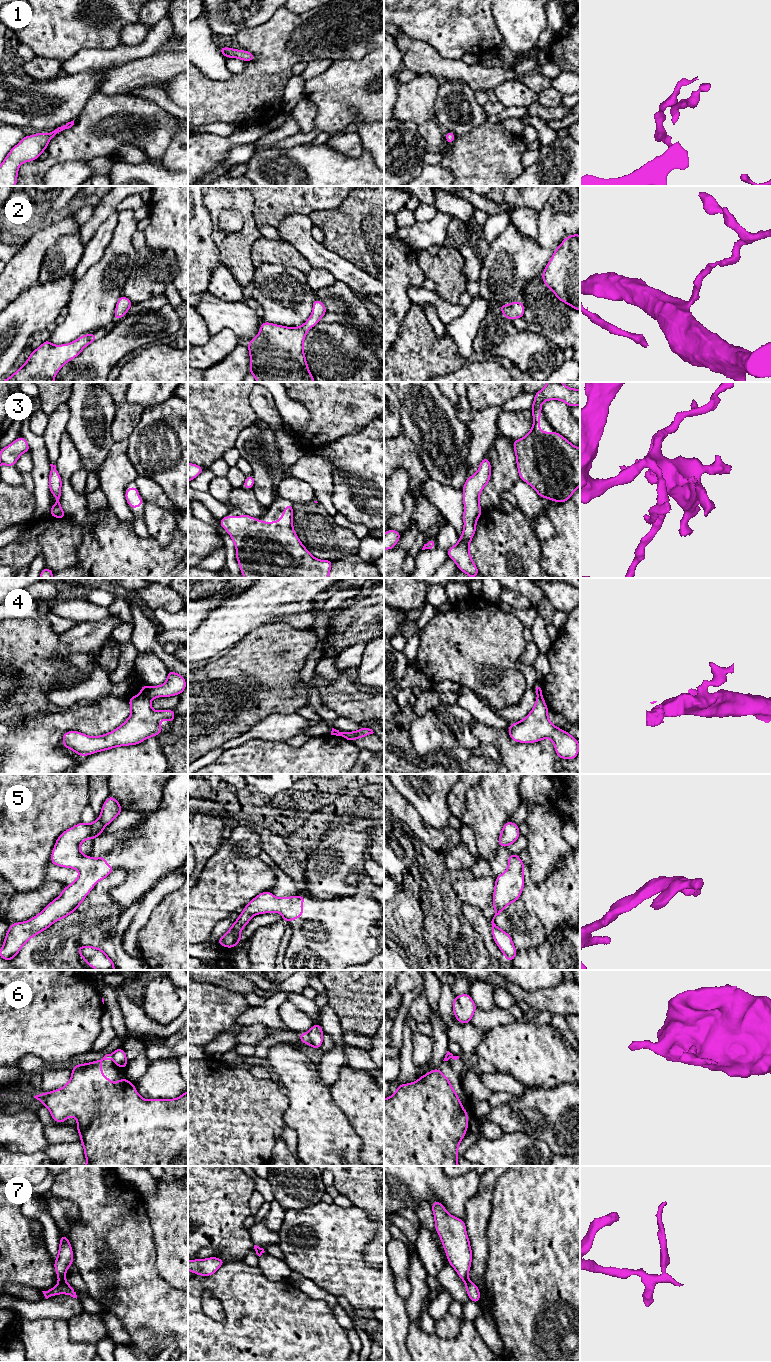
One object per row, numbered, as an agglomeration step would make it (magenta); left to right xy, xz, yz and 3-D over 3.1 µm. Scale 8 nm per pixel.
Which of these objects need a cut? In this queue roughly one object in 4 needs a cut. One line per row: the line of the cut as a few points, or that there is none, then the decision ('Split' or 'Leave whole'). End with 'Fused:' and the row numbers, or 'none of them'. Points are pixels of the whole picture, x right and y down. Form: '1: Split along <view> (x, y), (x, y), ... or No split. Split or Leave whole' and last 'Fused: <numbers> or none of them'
1: No split. Leave whole
2: No split. Leave whole
3: No split. Leave whole
4: Split along xy (141, 693), (150, 699). Split
5: No split. Leave whole
6: Split along xz (306, 1033), (311, 1044). Split
7: Split along xy (65, 1281), (59, 1284). Split
Fused: 4, 6, 7

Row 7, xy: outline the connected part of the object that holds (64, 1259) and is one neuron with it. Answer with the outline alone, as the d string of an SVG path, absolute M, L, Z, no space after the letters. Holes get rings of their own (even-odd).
M65 1235L60 1236L60 1246L54 1268L58 1276L58 1283L66 1282L65 1273L73 1264L73 1250L69 1239Z

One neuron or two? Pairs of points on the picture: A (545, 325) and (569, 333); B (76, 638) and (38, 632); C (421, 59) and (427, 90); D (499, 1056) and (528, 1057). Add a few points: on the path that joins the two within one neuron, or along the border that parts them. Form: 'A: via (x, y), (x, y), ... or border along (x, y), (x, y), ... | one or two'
A: via (551, 325), (561, 325), (563, 327) | one
B: border along (60, 634), (55, 654), (55, 657), (60, 659) | two
C: border along (420, 73), (434, 75), (440, 80) | two
D: via (506, 1055), (521, 1055) | one

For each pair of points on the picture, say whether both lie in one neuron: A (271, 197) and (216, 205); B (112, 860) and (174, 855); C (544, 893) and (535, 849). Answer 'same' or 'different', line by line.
A: different
B: same
C: different

